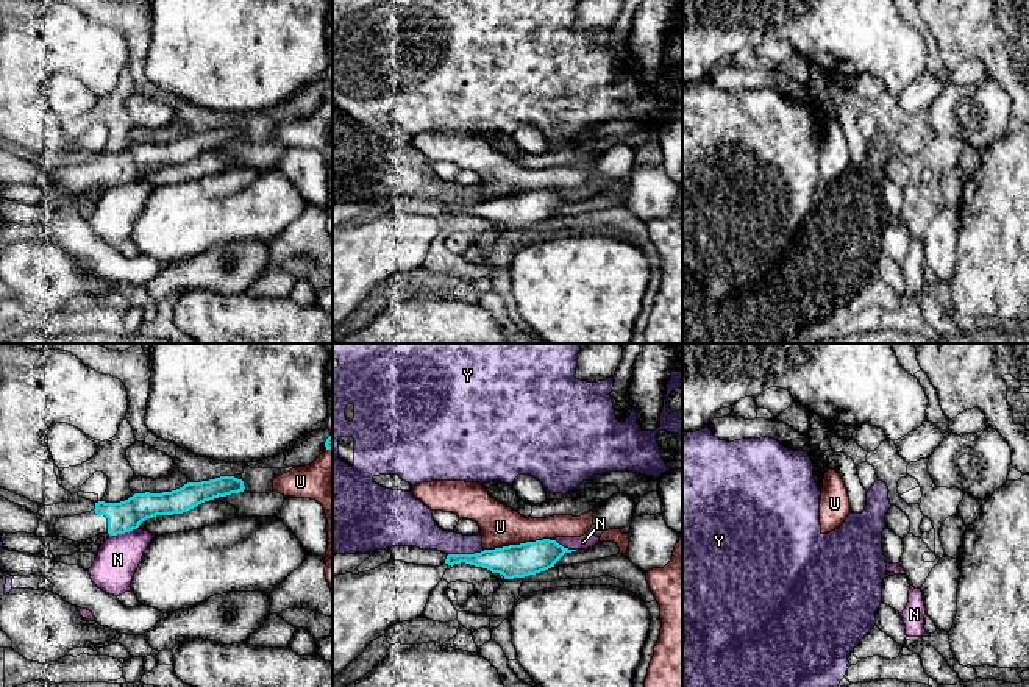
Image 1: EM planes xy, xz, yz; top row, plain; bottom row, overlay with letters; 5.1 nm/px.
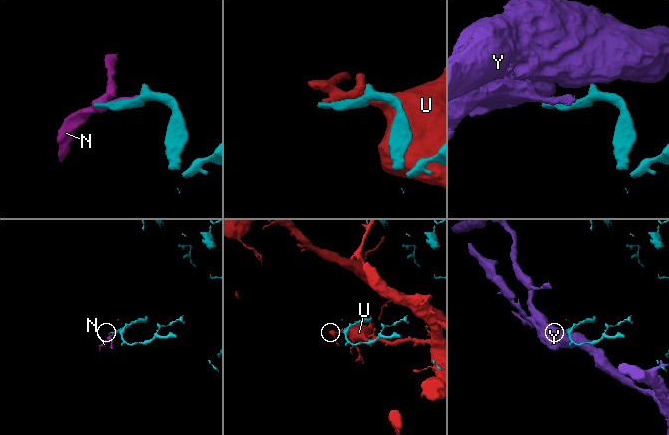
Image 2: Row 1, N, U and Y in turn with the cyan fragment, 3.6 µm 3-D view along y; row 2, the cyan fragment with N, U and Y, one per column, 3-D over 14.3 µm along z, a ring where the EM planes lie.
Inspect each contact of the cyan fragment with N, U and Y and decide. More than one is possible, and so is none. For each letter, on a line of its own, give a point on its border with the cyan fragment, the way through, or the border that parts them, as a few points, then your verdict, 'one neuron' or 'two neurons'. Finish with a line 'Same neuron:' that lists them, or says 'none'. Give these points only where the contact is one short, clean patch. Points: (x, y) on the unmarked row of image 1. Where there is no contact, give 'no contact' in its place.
N: meets cyan in xy at (124, 183); two neurons
U: meets cyan in xz at (516, 195); two neurons
Y: meets cyan in xz at (466, 205); two neurons
Same neuron: none

